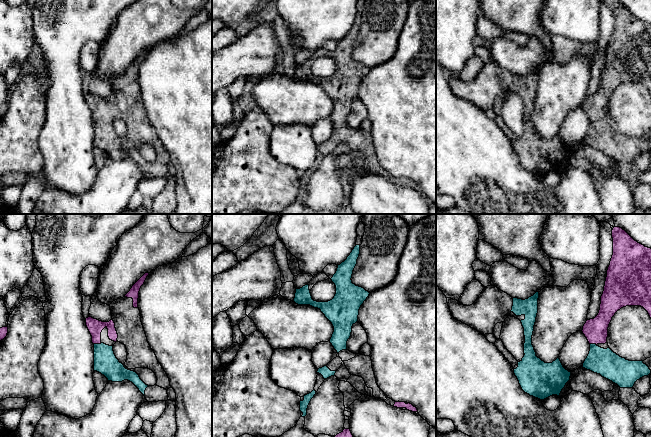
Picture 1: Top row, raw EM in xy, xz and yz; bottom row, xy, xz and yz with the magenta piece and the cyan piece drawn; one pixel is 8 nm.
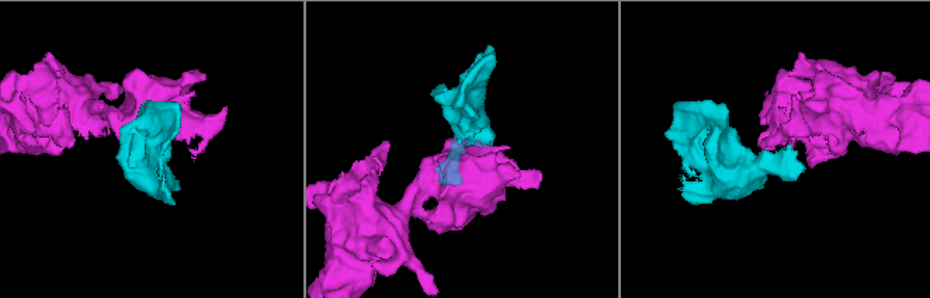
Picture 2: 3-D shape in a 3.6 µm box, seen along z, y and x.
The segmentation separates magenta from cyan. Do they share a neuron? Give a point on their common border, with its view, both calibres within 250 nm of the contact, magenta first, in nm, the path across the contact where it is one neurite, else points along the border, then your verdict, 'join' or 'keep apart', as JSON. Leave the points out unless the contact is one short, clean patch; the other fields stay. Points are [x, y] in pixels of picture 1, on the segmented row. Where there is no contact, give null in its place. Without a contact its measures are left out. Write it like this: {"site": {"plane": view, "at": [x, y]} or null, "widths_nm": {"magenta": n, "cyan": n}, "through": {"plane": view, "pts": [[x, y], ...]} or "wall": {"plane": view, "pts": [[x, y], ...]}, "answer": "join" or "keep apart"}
{"site": {"plane": "xy", "at": [97, 343]}, "widths_nm": {"magenta": 120, "cyan": 190}, "through": {"plane": "xy", "pts": [[95, 327], [97, 343], [104, 355], [105, 362]]}, "answer": "join"}

